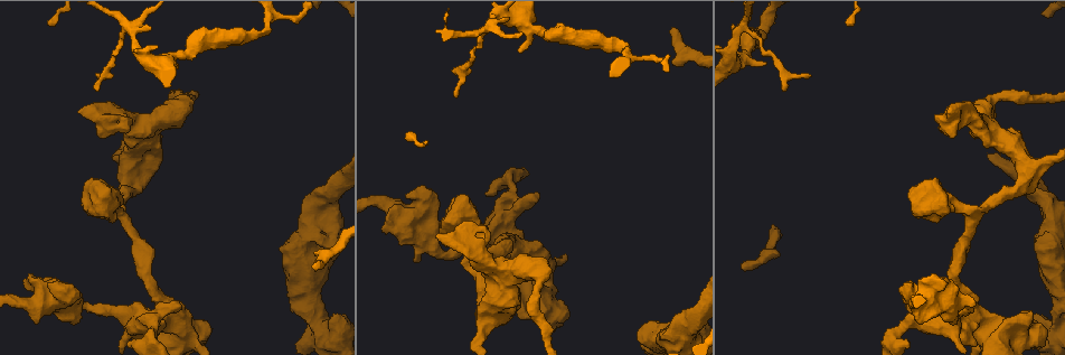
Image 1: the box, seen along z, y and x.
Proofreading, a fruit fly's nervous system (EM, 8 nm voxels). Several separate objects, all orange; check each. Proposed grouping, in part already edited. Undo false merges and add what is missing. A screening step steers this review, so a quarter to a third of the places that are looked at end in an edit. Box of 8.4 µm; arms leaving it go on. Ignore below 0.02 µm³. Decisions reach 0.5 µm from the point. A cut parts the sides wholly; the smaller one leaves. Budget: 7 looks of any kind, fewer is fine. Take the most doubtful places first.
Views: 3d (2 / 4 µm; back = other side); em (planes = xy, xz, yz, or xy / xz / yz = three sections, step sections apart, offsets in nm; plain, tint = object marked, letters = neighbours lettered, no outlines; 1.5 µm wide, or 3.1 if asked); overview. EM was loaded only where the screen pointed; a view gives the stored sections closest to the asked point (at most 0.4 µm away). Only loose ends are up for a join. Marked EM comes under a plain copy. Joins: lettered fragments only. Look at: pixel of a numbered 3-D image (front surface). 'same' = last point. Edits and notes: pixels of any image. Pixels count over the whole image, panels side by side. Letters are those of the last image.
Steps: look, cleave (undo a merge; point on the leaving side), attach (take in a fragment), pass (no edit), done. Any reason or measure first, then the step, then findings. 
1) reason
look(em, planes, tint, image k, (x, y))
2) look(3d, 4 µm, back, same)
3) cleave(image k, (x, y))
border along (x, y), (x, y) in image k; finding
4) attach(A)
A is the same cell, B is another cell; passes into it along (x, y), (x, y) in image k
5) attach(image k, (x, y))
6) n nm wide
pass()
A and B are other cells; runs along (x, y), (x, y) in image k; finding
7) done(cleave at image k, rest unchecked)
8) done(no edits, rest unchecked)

small branch off a trunk
look(3d, 4 µm, image 1, (127, 29))

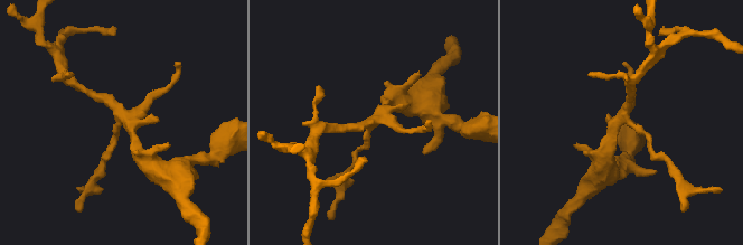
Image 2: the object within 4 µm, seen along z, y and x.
4 arms
look(em, planes, letters, image 2, (126, 117))

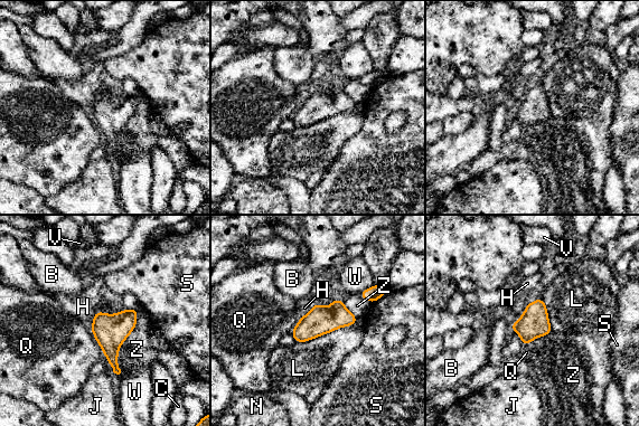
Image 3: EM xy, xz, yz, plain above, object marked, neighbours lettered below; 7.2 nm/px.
200 nm wide
pass()
B, C, H, J, L, N, Q, S, V, W and Z are other cells; one neuron here

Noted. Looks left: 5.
branch stops here
look(em, yz, step 4, letters, image 1, (98, 89))

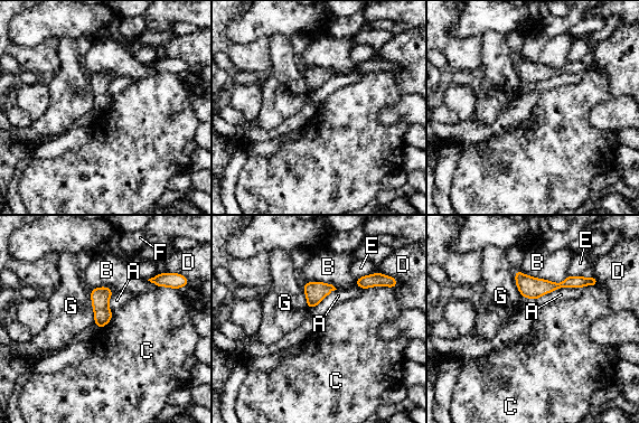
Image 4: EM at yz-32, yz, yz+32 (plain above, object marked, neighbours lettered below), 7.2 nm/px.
pass()
A, B, C, D, E, F and G are other cells; runs along (517, 273), (529, 285), (586, 282) in image 4; none of them fits

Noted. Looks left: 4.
thick turns thin
look(3d, 4 µm, image 1, (537, 280))

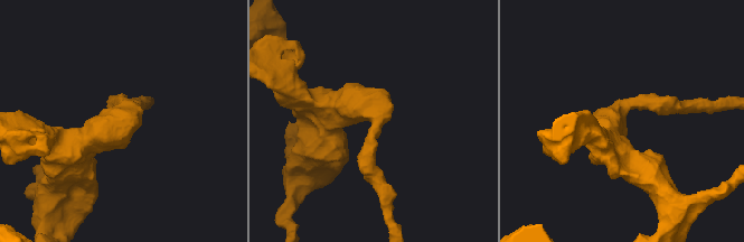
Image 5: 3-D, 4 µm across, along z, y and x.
shape alone is not enough
look(em, planes, letters, image 5, (124, 108))

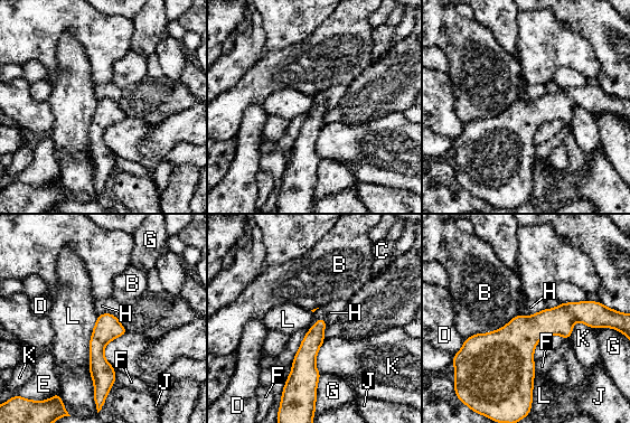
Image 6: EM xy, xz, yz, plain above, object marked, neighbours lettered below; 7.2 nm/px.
pass()
B, C, D, E, F, G, H, J, K and L are other cells; all the same neuron

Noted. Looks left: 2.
done(no edits, rest unchecked)

